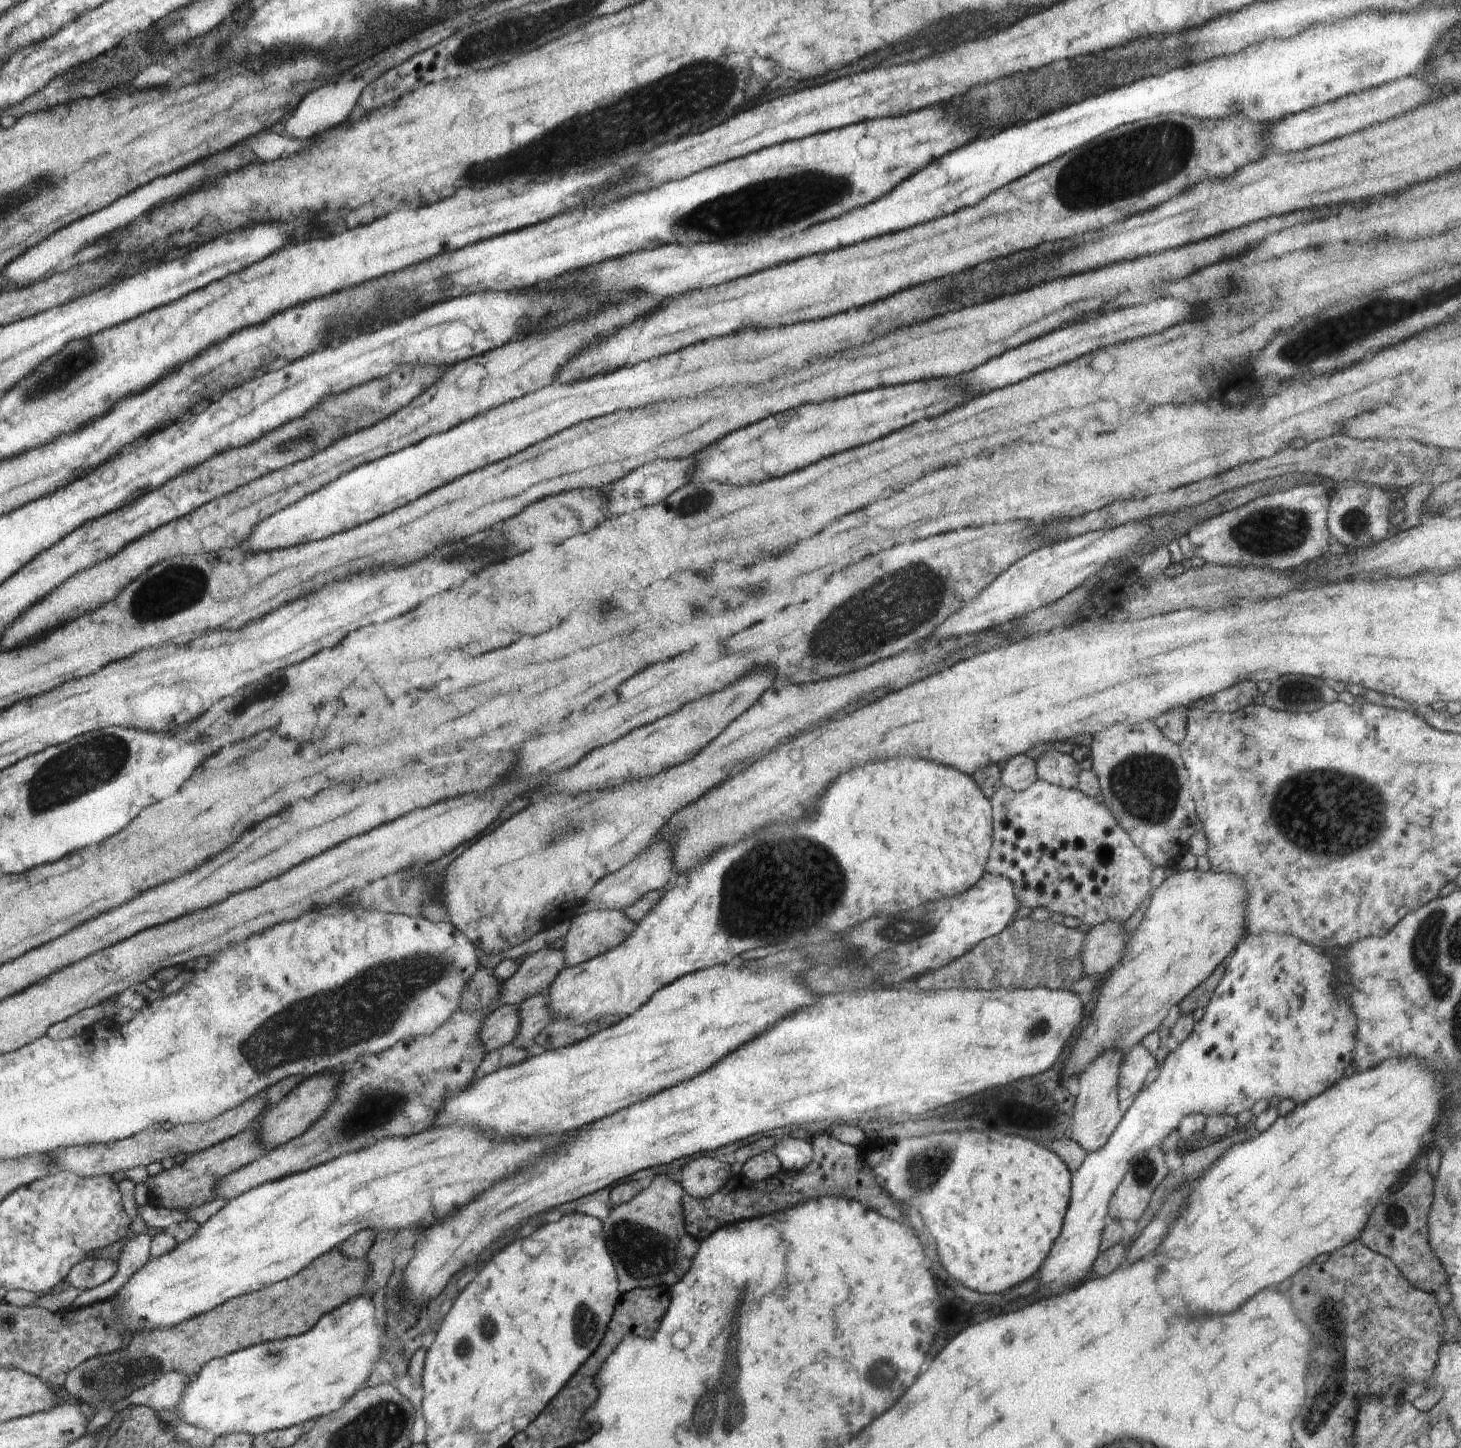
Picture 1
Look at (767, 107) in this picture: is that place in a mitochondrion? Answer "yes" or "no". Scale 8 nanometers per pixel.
no

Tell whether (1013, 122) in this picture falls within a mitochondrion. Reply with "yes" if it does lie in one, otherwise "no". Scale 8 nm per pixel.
no

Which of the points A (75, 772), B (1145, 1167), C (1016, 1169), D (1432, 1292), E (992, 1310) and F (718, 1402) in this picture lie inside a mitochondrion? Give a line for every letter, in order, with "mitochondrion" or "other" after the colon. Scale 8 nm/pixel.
A: mitochondrion
B: mitochondrion
C: other
D: other
E: other
F: mitochondrion

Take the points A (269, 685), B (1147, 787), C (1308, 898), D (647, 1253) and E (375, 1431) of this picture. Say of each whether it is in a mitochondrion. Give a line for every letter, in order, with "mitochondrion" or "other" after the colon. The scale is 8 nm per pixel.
A: mitochondrion
B: mitochondrion
C: other
D: mitochondrion
E: mitochondrion

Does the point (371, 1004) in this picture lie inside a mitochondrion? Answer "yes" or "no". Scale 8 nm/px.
yes

